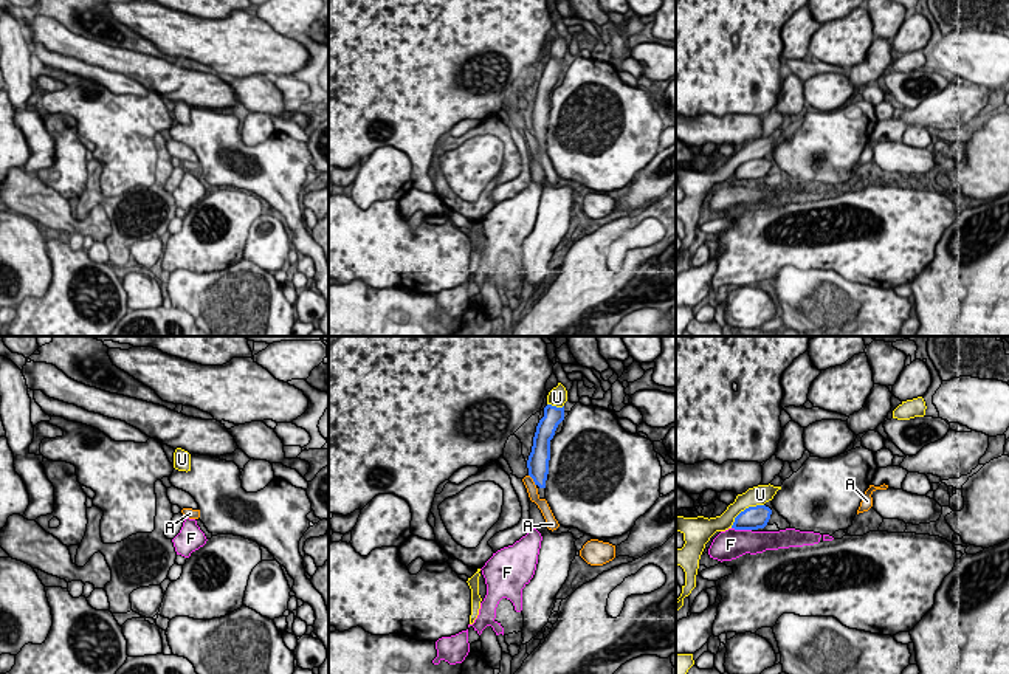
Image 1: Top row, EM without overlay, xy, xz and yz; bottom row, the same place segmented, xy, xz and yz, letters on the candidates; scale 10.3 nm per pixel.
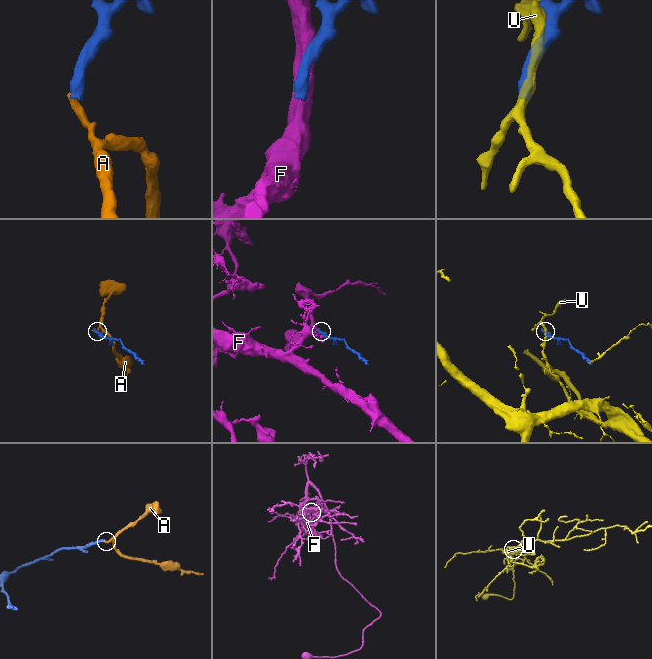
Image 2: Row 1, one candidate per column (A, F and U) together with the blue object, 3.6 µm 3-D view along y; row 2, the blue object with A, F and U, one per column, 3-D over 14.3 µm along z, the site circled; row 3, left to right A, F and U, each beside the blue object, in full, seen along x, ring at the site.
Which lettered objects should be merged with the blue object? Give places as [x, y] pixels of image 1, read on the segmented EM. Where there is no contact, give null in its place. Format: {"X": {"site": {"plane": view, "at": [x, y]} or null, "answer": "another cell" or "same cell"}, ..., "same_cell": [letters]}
{"A": {"site": {"plane": "xz", "at": [533, 481]}, "answer": "another cell"}, "F": {"site": {"plane": "yz", "at": [741, 529]}, "answer": "another cell"}, "U": {"site": {"plane": "yz", "at": [746, 508]}, "answer": "another cell"}, "same_cell": []}

